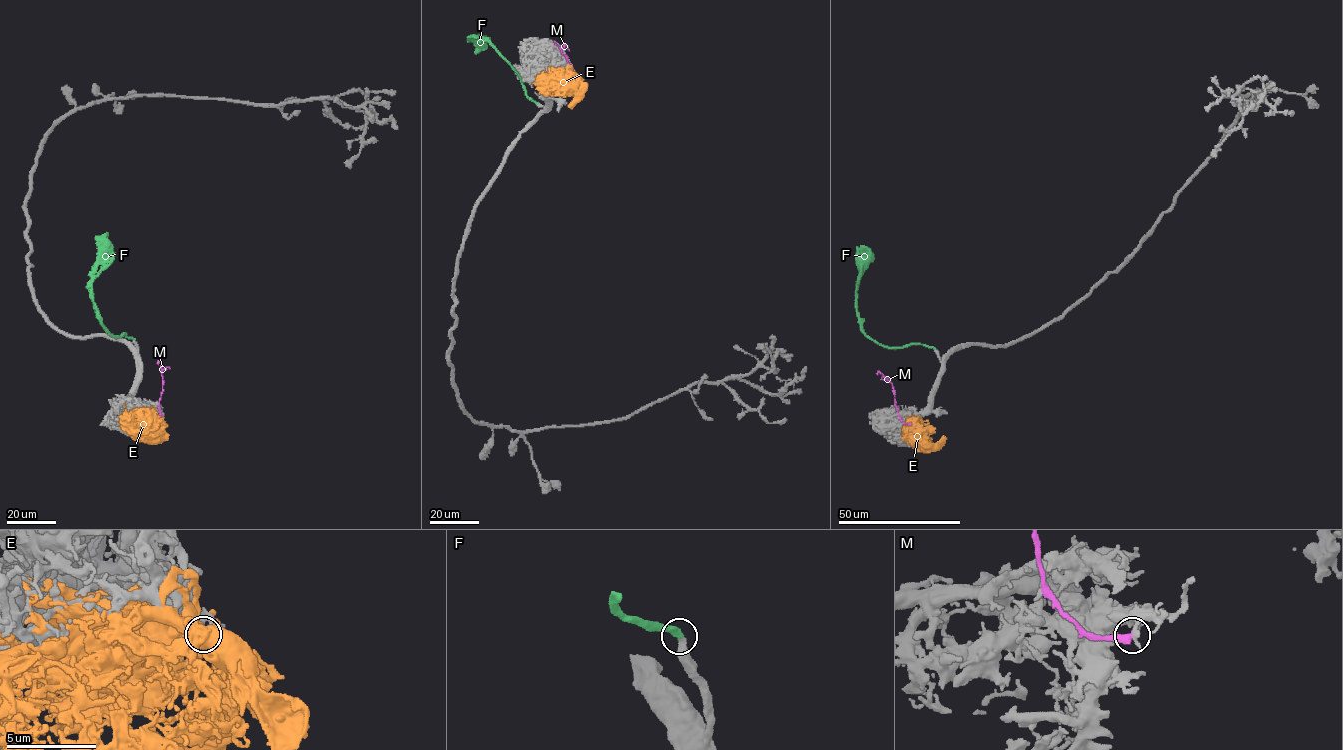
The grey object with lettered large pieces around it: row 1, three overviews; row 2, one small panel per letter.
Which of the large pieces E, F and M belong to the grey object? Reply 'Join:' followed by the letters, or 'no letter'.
Join: F

